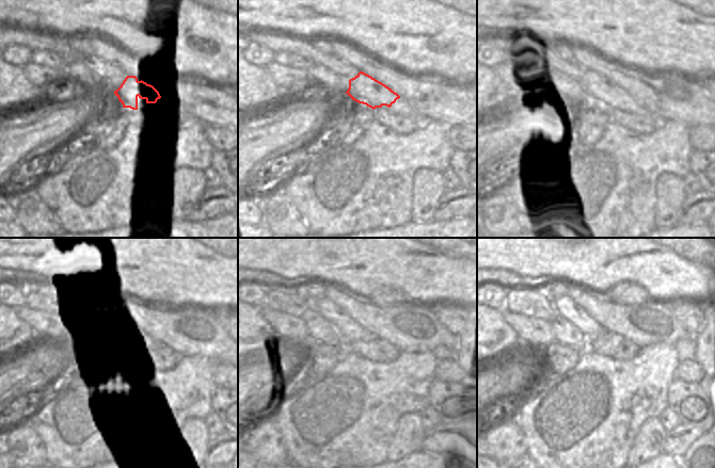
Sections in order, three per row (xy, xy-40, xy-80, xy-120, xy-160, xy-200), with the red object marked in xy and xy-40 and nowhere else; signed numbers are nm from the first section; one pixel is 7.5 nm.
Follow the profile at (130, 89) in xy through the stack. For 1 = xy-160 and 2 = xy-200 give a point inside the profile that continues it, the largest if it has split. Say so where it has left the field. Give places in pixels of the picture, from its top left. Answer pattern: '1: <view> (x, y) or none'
1: xy-160 (351, 329)
2: xy-200 (565, 306)

